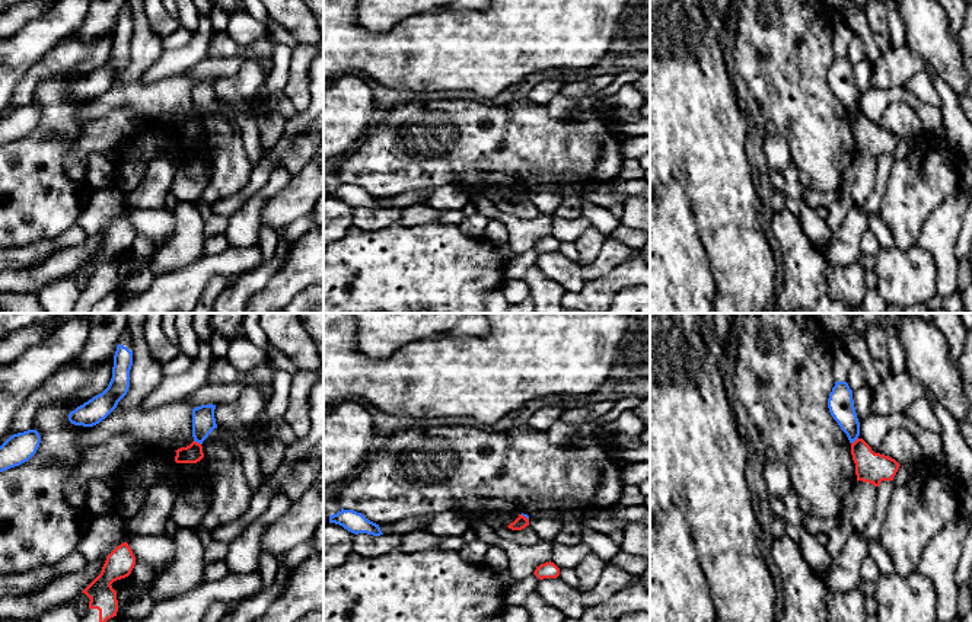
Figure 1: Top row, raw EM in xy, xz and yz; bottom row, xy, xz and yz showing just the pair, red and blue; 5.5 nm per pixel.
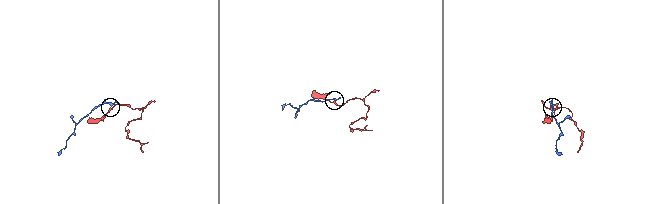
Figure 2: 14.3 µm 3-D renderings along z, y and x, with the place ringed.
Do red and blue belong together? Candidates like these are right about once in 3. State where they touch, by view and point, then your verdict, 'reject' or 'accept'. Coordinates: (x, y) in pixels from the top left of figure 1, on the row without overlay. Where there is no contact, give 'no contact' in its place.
meets red in xy at (196, 115); reject

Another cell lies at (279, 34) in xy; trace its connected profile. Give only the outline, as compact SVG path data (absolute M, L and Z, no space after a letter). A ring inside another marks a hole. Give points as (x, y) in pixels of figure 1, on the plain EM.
M270 15L267 16L268 28L271 31L271 39L289 45L291 50L296 47L297 41L294 36L280 26Z

